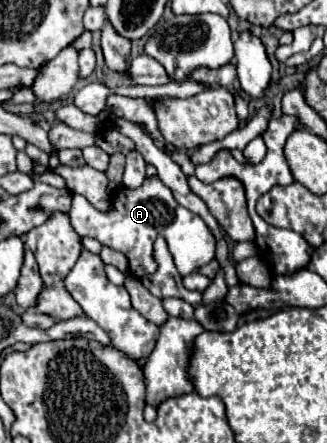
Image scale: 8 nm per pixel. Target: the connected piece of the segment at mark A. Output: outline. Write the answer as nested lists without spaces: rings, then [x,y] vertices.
[[[146,178],[140,190],[124,190],[124,188],[118,190],[118,194],[112,196],[112,204],[108,212],[96,210],[84,196],[74,194],[72,210],[68,214],[74,230],[80,236],[96,238],[104,246],[124,252],[130,260],[132,274],[138,278],[154,274],[158,270],[158,262],[154,260],[154,240],[158,234],[164,234],[168,248],[174,256],[176,268],[182,276],[196,272],[198,268],[202,268],[204,264],[216,258],[216,238],[206,226],[206,222],[194,212],[182,208],[174,200],[172,192],[158,178],[152,180]]]

